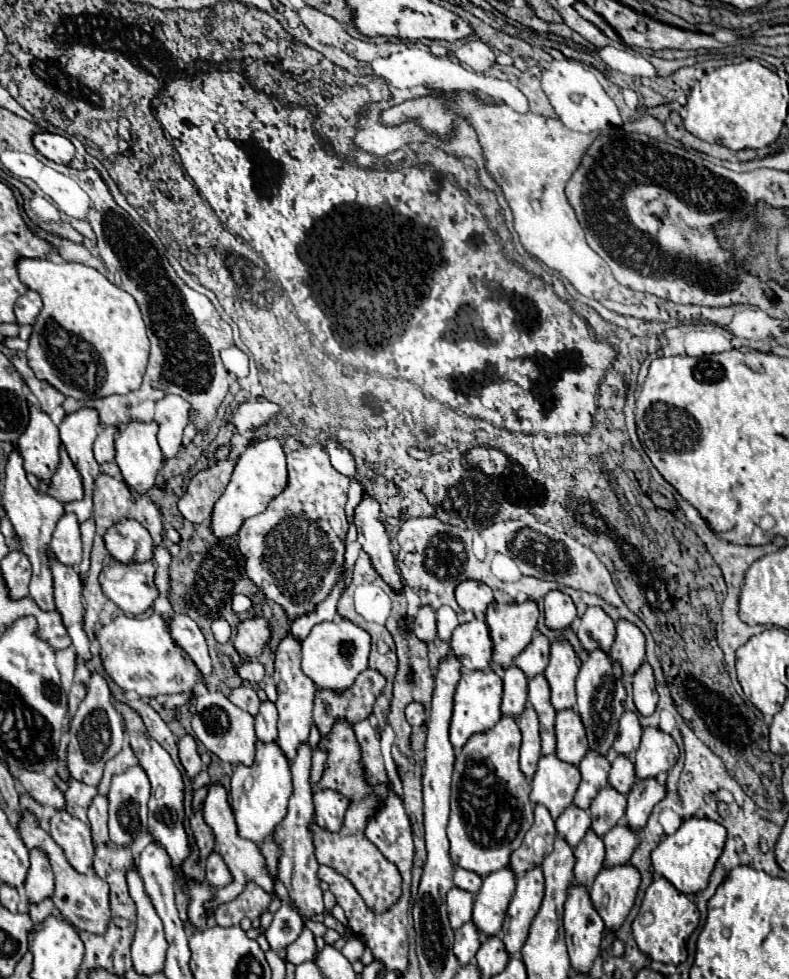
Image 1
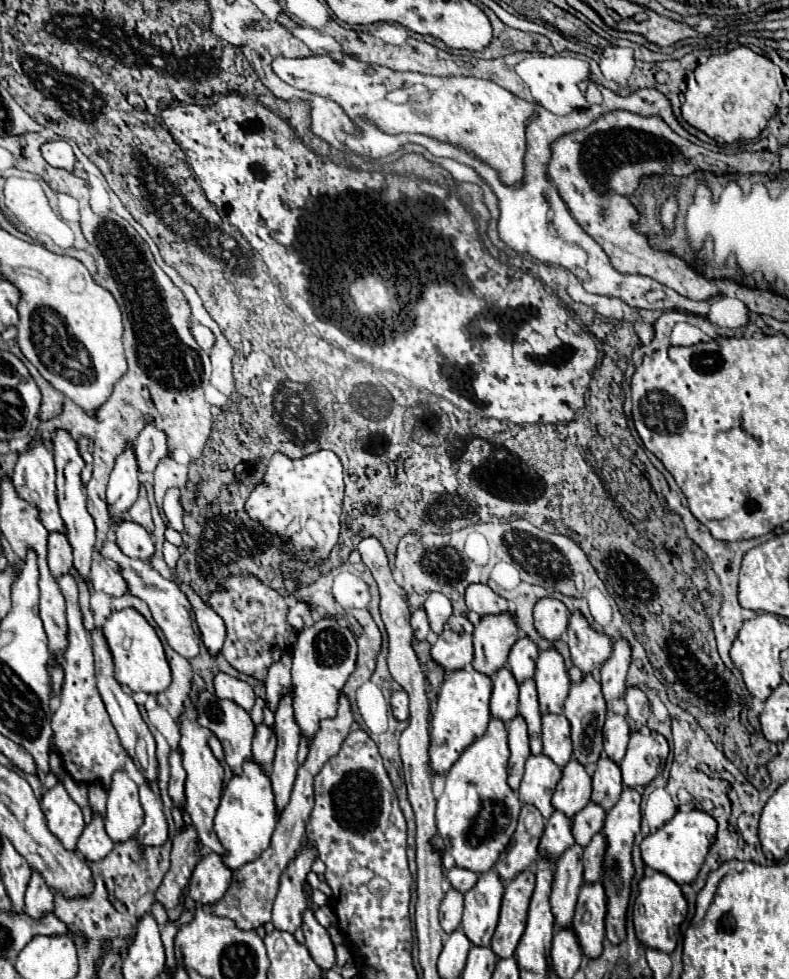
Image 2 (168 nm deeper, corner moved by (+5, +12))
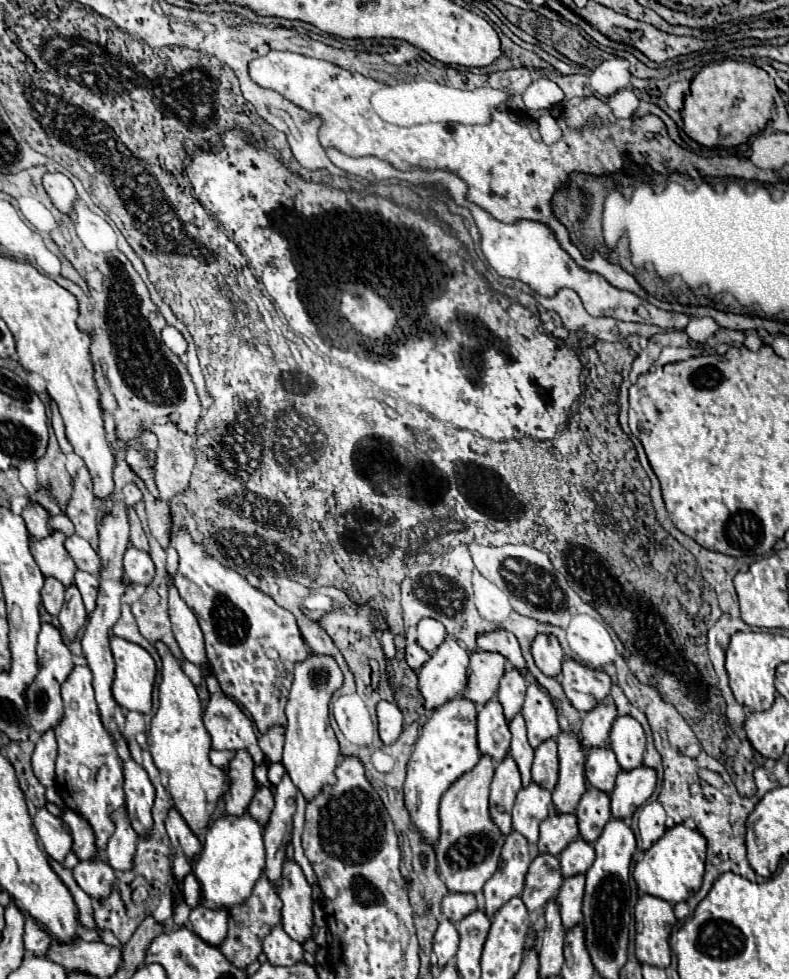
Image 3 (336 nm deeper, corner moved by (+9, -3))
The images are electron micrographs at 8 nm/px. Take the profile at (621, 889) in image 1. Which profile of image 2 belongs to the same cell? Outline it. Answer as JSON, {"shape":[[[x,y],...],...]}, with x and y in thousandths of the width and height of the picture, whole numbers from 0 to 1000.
{"shape":[[[741,902],[736,906],[726,937],[726,953],[741,978],[759,978],[767,959],[767,910],[762,902]]]}

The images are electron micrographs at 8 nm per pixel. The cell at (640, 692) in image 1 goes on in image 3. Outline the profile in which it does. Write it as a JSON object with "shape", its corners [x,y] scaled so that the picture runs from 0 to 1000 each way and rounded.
{"shape":[[[785,731],[774,744],[774,764],[790,787],[815,780],[817,748],[802,731]]]}

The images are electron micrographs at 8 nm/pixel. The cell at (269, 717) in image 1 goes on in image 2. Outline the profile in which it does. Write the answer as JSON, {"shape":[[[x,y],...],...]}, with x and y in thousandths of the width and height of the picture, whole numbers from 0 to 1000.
{"shape":[[[326,741],[323,747],[323,755],[321,755],[321,773],[323,777],[328,777],[328,781],[333,781],[333,785],[338,785],[338,790],[343,788],[343,777],[349,773],[349,749],[338,743],[338,741]]]}

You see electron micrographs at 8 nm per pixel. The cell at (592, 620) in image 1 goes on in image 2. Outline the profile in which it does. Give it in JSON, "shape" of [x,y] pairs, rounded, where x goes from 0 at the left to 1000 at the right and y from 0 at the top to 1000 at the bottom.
{"shape":[[[726,626],[721,636],[724,640],[719,645],[719,659],[724,675],[729,681],[734,681],[736,689],[752,689],[759,679],[764,679],[764,675],[769,675],[769,671],[774,669],[777,657],[769,649],[759,649],[754,642],[749,642],[736,626]]]}

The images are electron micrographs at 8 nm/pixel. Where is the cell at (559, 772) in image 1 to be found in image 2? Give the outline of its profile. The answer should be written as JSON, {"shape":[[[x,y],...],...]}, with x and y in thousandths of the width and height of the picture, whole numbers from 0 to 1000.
{"shape":[[[673,771],[665,779],[665,792],[658,804],[658,818],[678,822],[688,837],[696,837],[703,828],[698,822],[698,810],[708,800],[711,785],[691,771]]]}

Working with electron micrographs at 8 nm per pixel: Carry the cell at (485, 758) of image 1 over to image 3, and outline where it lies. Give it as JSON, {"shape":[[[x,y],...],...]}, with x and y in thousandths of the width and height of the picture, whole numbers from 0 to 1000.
{"shape":[[[612,770],[607,780],[597,789],[589,789],[579,799],[574,799],[559,815],[559,854],[551,862],[554,891],[561,895],[561,901],[572,911],[605,913],[630,889],[640,854],[620,831],[620,801],[625,791],[627,778],[622,772]]]}

